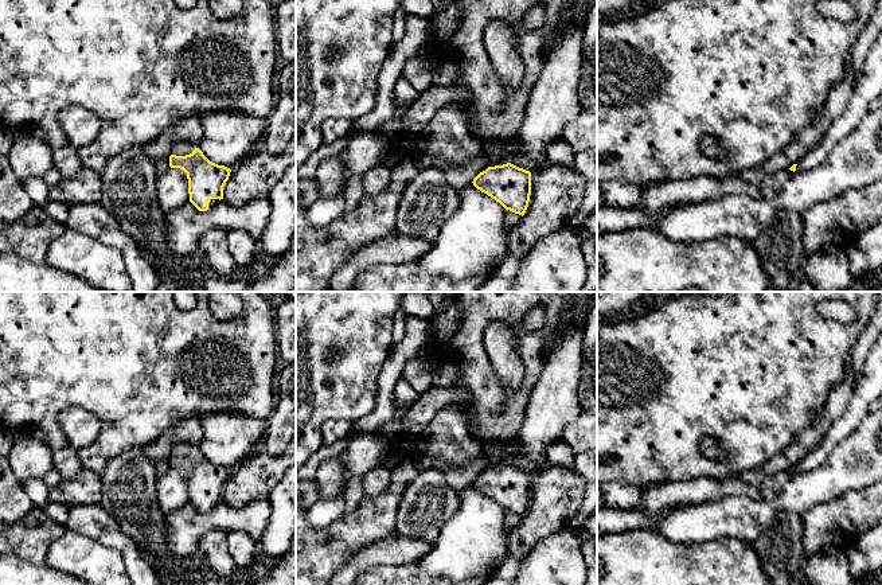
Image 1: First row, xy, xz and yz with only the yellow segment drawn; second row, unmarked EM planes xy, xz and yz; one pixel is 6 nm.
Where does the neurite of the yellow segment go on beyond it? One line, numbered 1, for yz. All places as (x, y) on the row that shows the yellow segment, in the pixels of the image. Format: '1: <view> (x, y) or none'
1: none

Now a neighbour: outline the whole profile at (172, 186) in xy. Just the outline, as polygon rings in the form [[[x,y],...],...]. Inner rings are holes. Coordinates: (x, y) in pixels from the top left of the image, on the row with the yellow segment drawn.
[[[169,168],[156,182],[159,203],[165,212],[175,211],[190,202],[187,173],[180,168]]]

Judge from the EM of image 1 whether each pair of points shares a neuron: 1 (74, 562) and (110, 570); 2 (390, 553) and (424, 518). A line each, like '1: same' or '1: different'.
1: same
2: different

